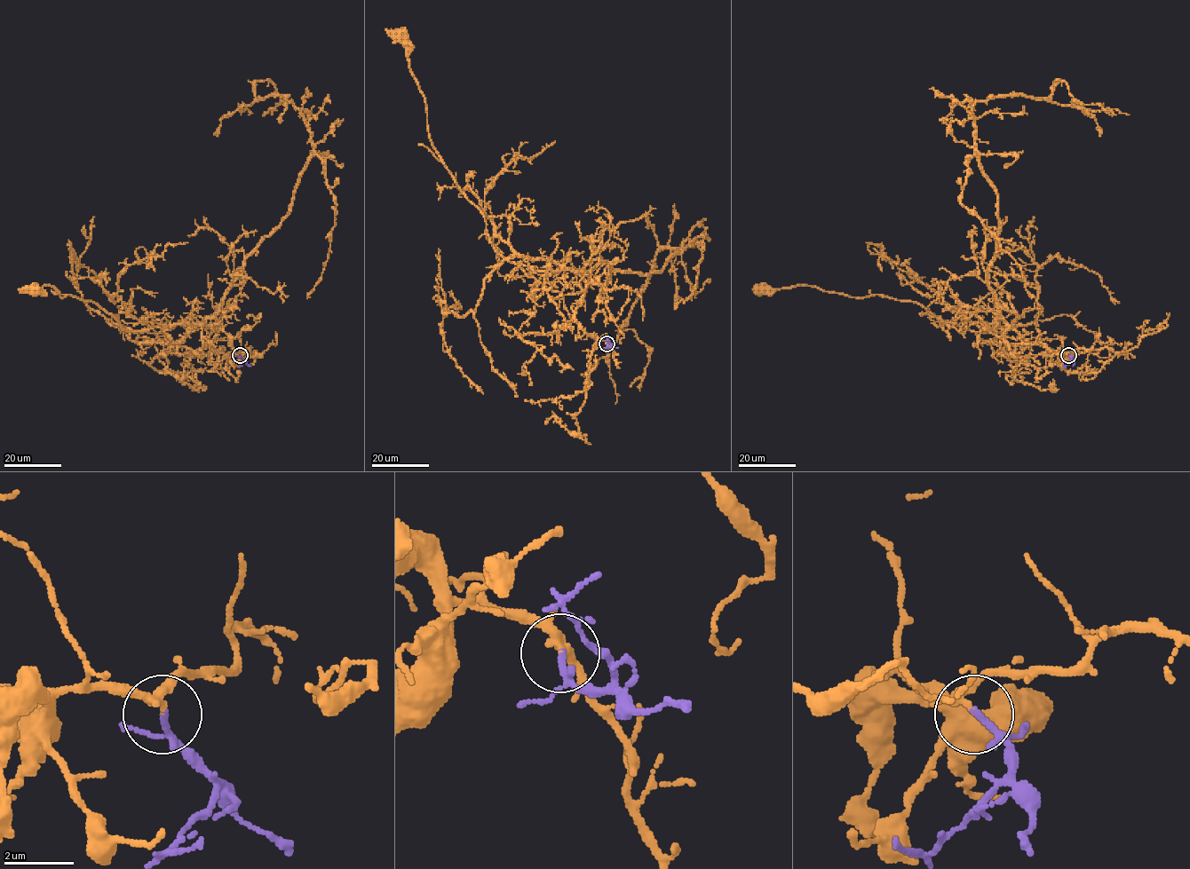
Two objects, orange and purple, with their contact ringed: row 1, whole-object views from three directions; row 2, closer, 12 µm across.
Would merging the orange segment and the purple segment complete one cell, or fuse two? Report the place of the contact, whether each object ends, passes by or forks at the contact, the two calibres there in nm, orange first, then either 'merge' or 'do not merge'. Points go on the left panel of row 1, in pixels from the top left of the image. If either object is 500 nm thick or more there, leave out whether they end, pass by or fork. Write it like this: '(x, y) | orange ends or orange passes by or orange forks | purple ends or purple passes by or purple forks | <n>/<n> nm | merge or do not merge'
(240, 355) | orange forks | purple forks | 170/110 nm | merge

